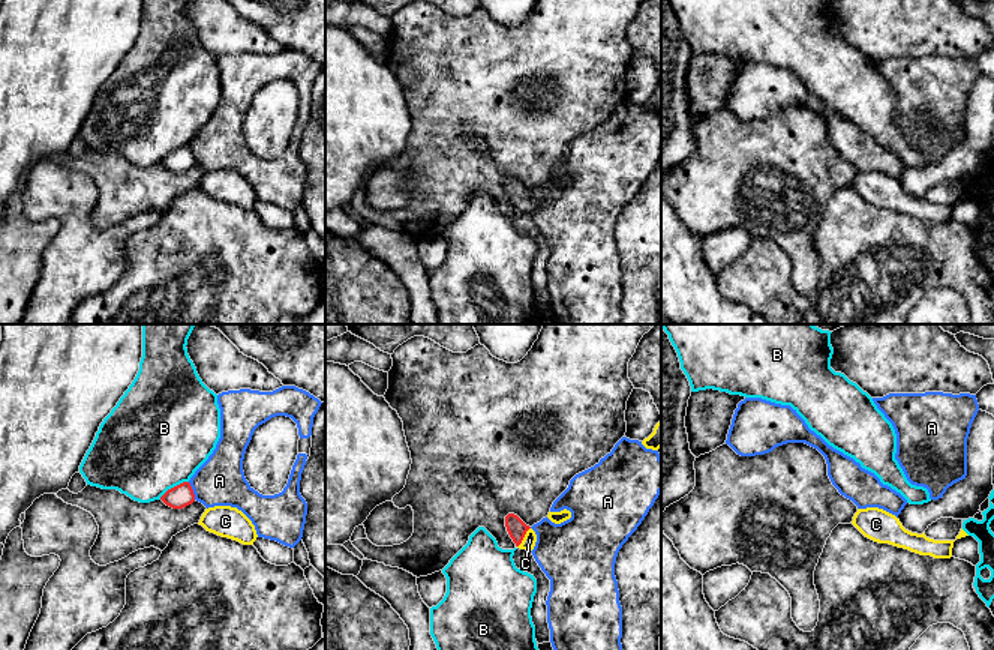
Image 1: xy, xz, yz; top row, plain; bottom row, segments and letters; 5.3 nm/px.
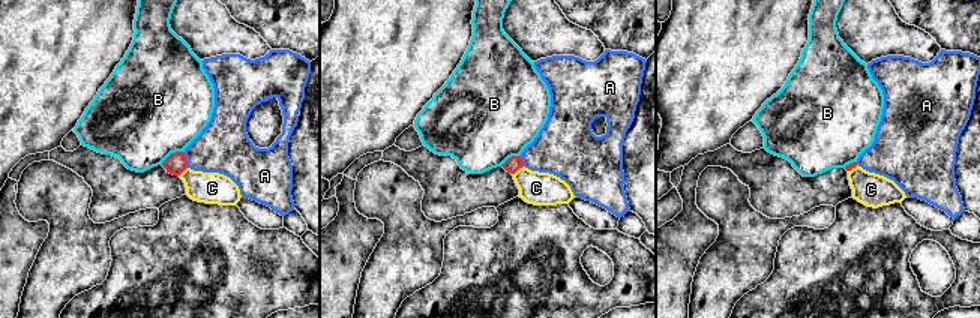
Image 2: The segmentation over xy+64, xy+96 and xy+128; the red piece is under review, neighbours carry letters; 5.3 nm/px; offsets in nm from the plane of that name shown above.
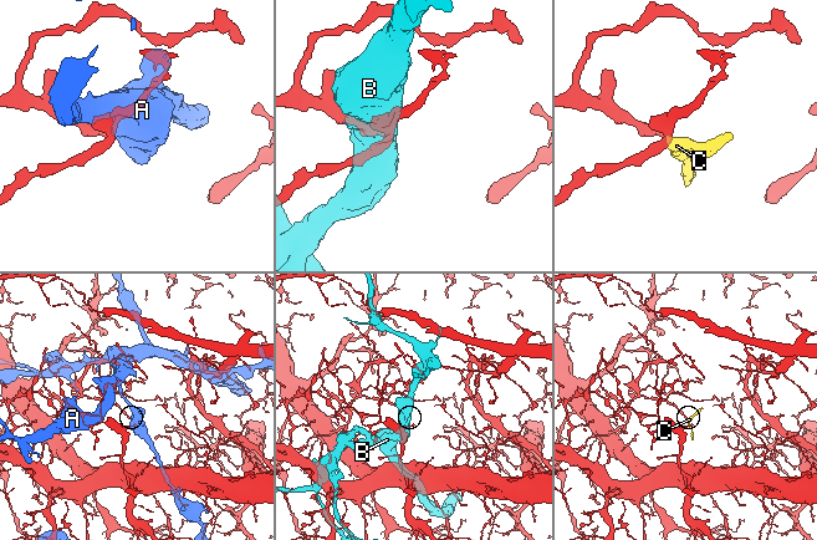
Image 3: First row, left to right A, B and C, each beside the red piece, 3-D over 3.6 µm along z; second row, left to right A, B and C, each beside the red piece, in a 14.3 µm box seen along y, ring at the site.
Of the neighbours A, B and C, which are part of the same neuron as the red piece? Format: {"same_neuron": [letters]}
{"same_neuron": ["C"]}

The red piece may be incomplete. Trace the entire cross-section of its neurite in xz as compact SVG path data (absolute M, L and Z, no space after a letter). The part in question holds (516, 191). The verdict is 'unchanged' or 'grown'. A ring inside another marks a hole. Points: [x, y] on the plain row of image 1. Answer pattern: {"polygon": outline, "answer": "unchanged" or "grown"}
{"polygon": "M517 179L505 180L505 191L517 212L532 215L537 206L535 195L526 189Z", "answer": "grown"}

